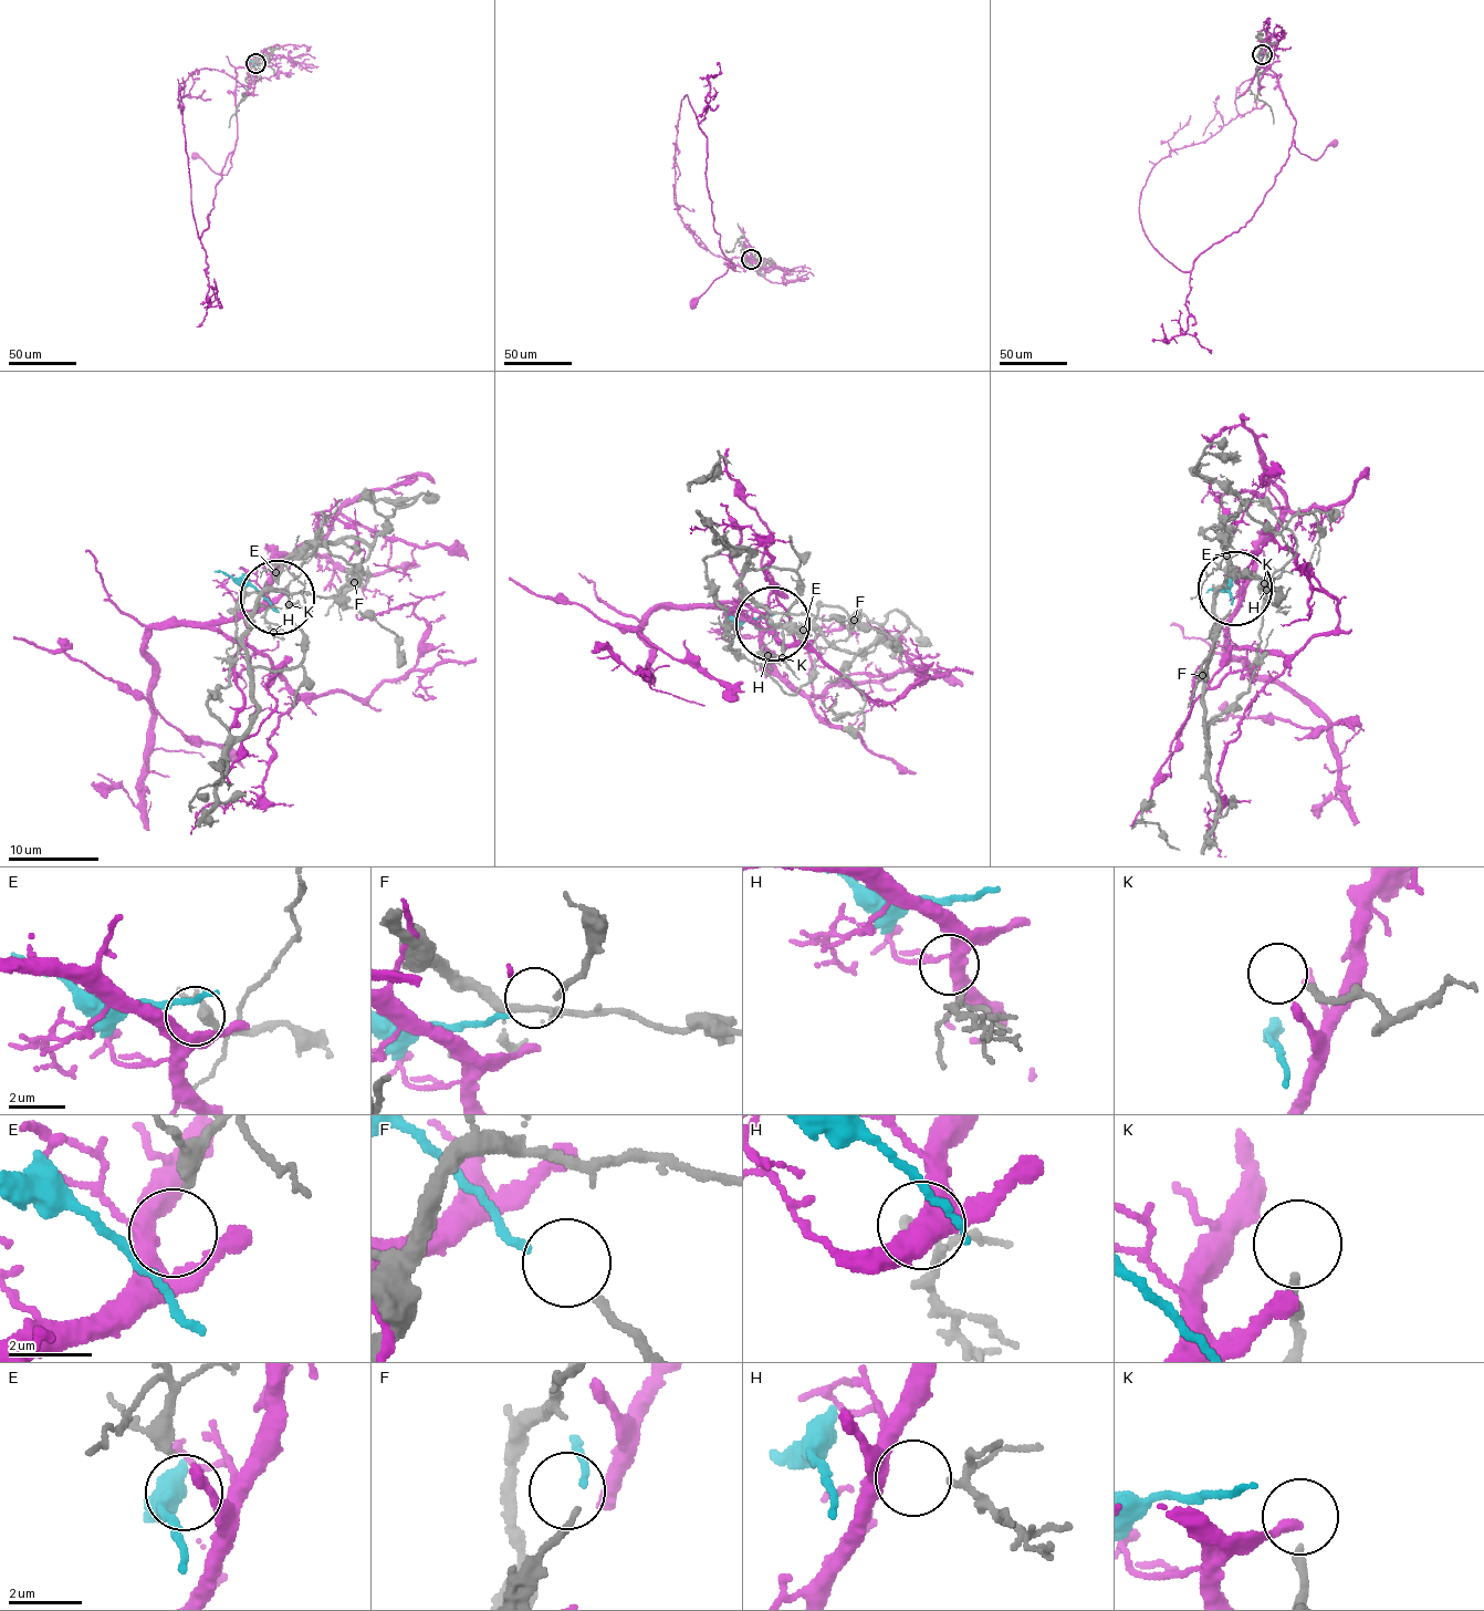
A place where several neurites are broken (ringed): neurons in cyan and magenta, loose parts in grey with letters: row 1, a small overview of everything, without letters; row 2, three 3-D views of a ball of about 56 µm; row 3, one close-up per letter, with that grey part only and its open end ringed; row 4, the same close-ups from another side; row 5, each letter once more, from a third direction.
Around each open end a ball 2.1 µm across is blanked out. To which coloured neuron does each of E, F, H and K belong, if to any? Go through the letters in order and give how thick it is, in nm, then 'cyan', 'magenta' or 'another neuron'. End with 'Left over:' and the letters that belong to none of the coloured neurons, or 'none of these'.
E: 280 nm | another neuron
F: 160 nm | cyan
H: 110 nm | magenta
K: 240 nm | another neuron
Left over: E, K

